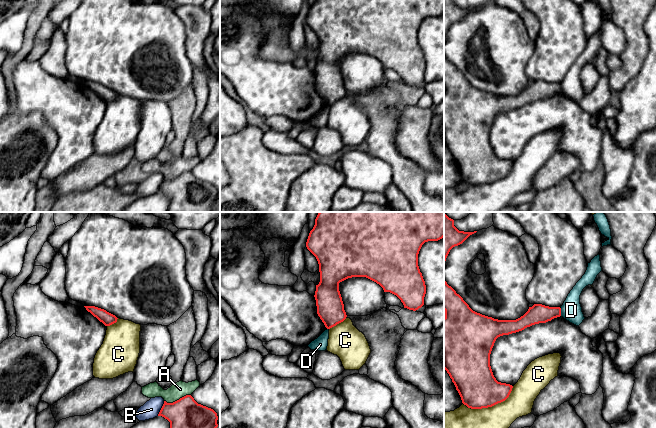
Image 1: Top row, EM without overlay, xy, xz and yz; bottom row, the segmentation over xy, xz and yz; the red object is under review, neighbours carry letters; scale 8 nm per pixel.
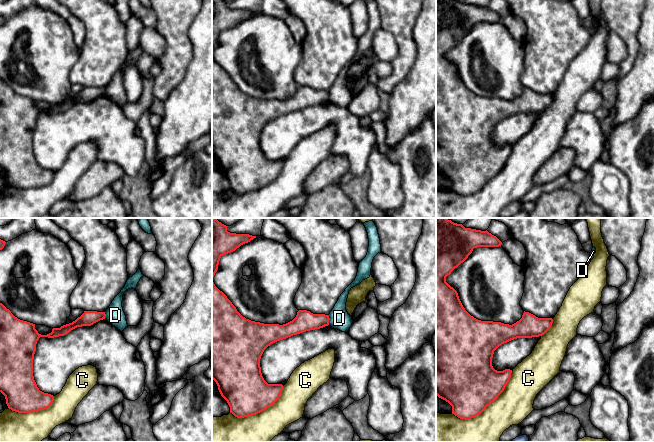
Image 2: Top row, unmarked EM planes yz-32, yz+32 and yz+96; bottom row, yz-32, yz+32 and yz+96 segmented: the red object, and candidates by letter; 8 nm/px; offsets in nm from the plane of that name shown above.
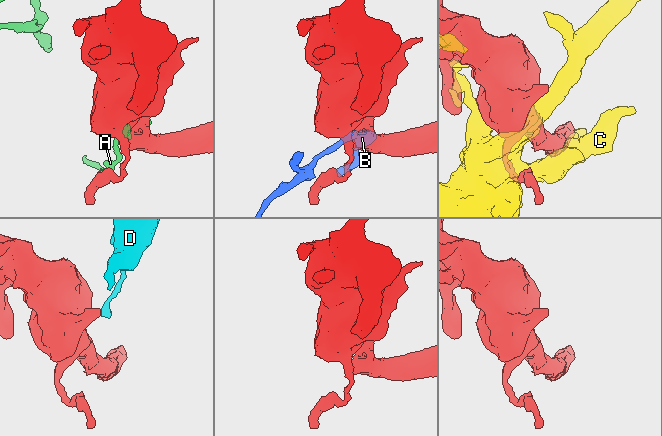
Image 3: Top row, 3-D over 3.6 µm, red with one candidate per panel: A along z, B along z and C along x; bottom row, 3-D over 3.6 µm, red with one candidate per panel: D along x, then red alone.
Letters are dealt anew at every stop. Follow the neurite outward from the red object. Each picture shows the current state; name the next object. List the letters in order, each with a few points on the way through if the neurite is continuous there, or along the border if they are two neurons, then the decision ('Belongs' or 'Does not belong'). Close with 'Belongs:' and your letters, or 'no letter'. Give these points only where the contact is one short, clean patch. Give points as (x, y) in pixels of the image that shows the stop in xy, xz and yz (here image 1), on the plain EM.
A: Does not belong
B: Boundary: xy (164, 177), (157, 191). Does not belong
C: Does not belong
D: Does not belong
Belongs: no letter

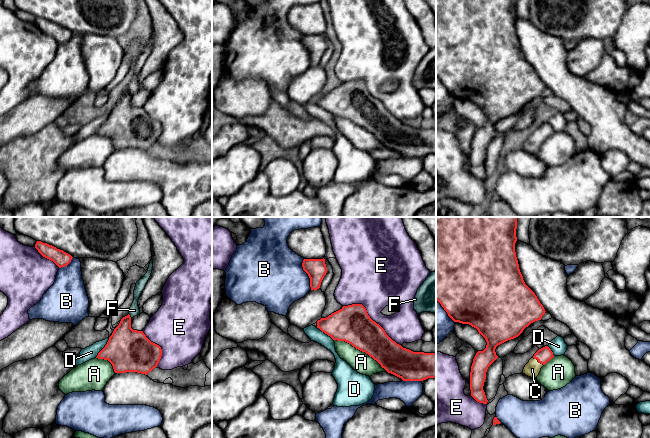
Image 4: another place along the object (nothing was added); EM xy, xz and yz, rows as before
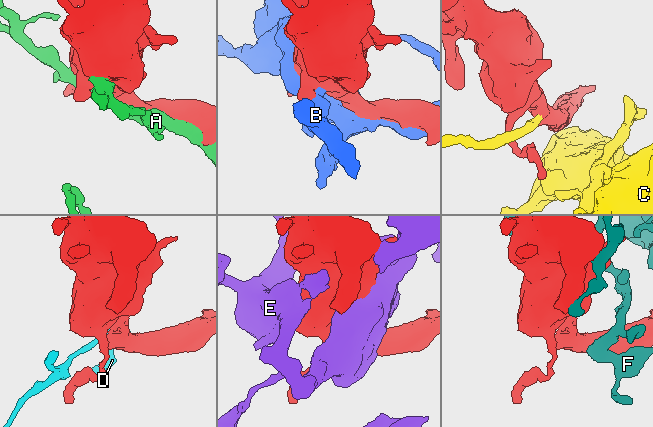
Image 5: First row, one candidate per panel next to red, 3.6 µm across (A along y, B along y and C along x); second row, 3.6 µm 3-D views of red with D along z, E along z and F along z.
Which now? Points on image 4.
A: Does not belong
B: Does not belong
C: Belongs
D: Boundary: xy (109, 114), (105, 122), (95, 133). Does not belong
E: Does not belong
F: Does not belong
Belongs: C

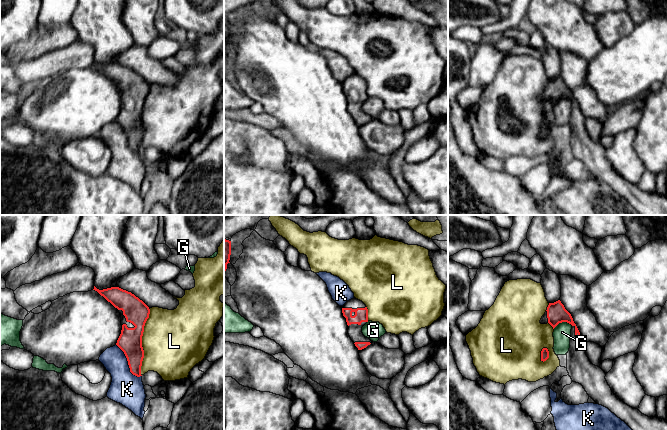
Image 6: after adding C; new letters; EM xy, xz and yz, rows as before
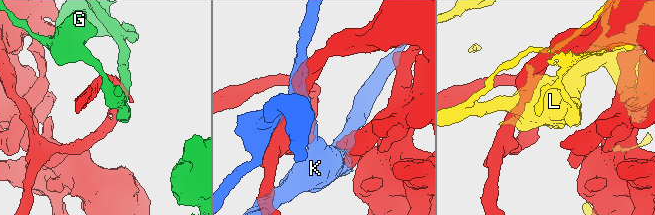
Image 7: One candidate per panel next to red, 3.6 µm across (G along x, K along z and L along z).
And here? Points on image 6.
G: Does not belong
K: Does not belong
L: Does not belong
Belongs: no letter

